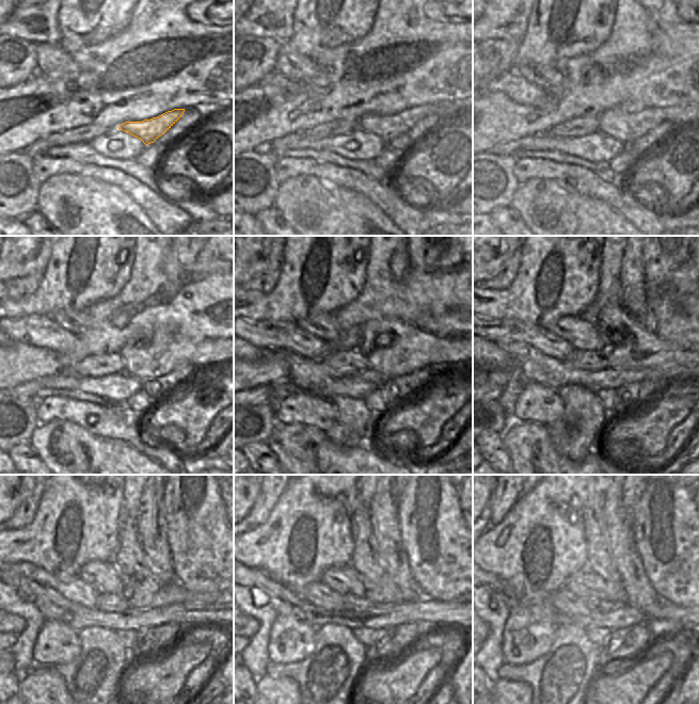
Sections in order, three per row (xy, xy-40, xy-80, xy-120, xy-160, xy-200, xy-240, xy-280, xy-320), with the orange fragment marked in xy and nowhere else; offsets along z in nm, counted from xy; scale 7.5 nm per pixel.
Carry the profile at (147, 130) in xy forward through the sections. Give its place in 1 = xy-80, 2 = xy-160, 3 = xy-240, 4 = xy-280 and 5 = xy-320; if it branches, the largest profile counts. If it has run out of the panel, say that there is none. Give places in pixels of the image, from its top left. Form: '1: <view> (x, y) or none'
1: xy-80 (623, 126)
2: xy-160 (392, 348)
3: xy-240 (143, 588)
4: xy-280 (381, 589)
5: xy-320 (600, 560)

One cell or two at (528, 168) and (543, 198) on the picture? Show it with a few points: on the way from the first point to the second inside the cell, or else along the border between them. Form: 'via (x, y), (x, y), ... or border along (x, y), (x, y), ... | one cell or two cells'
border along (558, 180), (528, 179), (520, 185) | two cells

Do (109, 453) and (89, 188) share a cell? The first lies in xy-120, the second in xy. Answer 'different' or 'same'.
same

